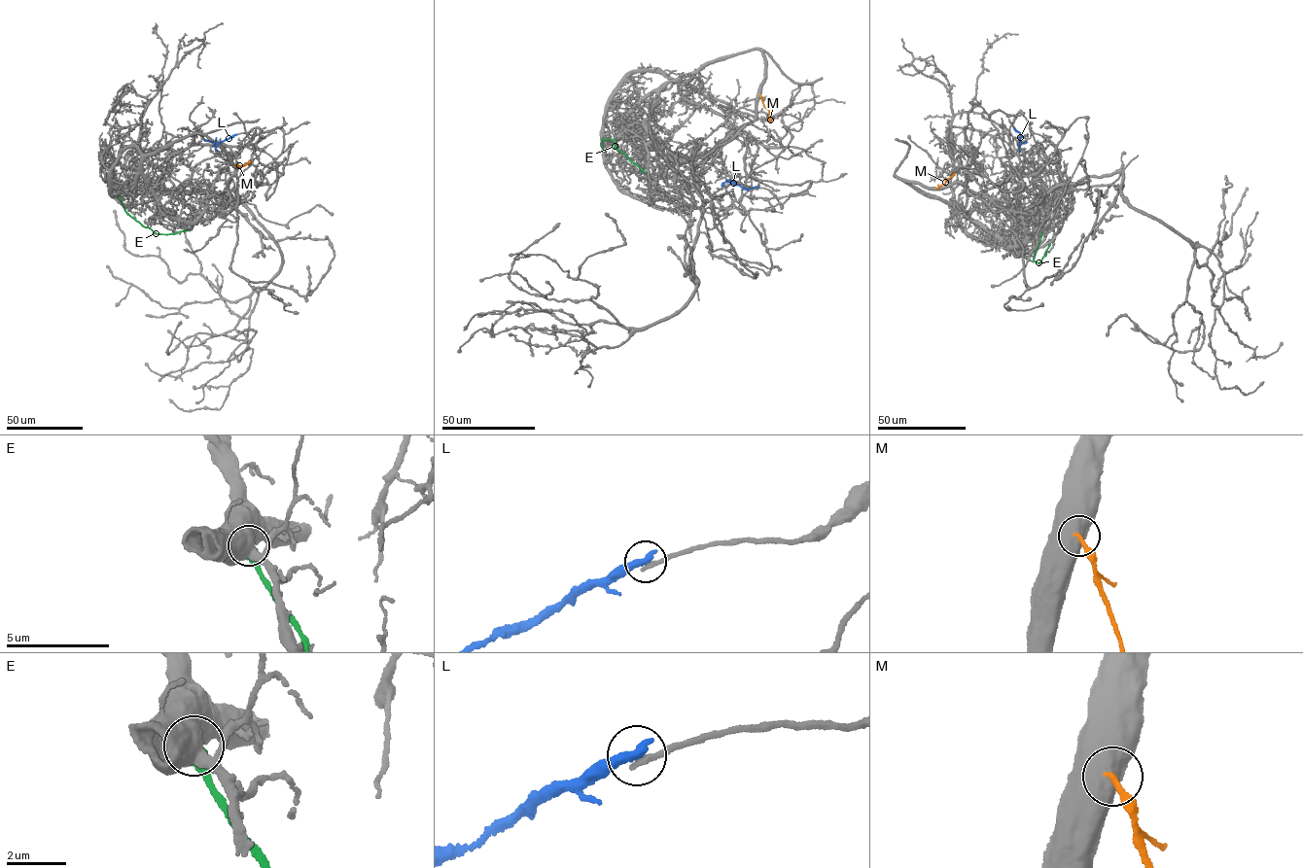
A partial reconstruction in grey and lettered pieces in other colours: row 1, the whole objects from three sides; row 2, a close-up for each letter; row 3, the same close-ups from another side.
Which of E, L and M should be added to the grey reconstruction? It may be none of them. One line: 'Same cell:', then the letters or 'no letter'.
Same cell: no letter

